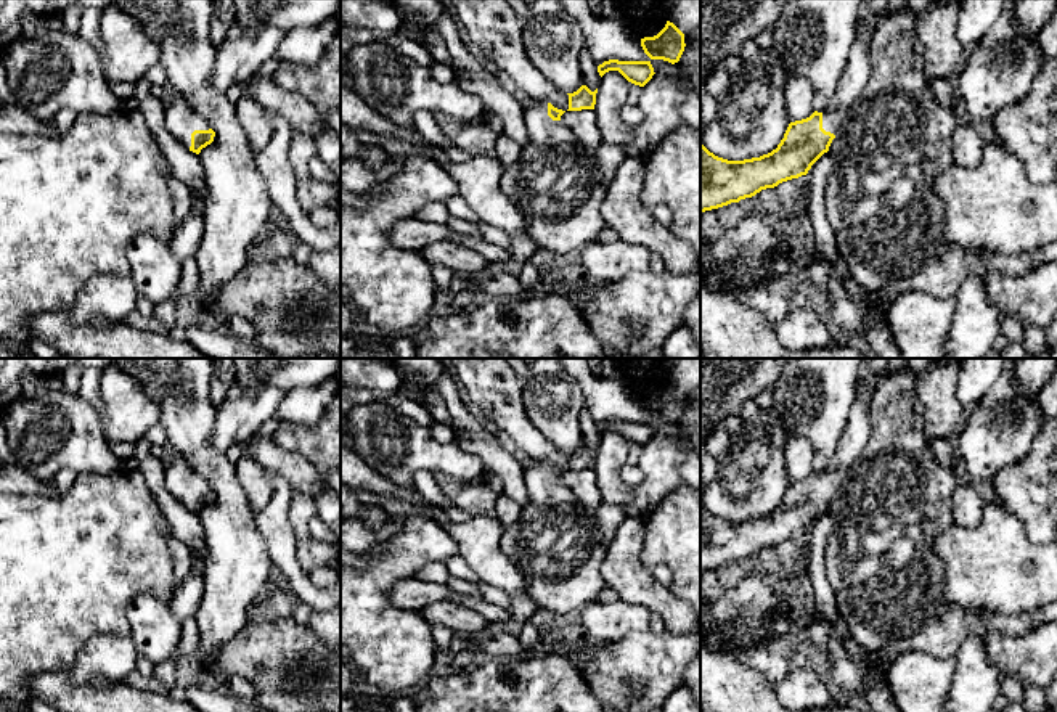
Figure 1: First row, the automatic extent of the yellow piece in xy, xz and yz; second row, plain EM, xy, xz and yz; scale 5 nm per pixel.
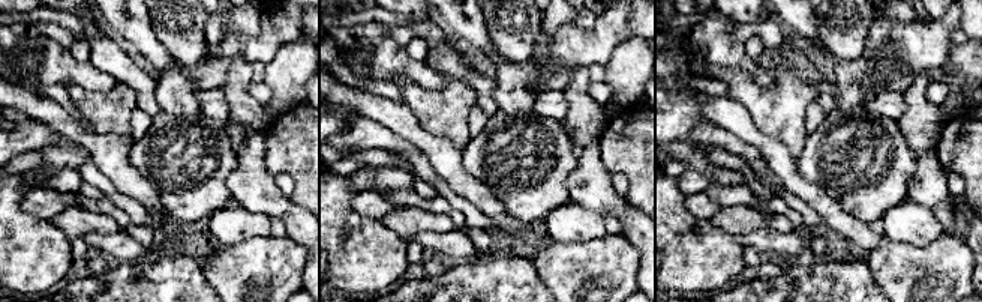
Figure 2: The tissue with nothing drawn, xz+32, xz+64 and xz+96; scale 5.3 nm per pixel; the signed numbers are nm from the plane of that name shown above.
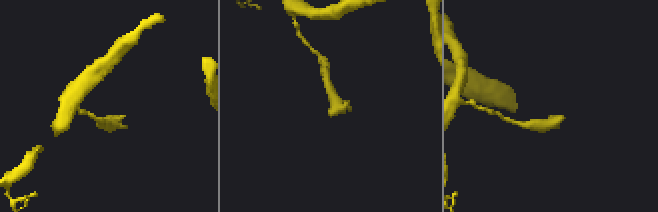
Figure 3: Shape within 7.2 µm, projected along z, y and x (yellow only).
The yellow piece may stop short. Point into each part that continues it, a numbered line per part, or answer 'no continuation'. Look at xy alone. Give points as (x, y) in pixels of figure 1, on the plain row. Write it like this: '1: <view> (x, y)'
1: xy (182, 479)

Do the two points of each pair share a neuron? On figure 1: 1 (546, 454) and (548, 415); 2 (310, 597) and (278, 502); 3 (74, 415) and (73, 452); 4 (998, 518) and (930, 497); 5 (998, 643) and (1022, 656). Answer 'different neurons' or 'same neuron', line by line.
1: different neurons
2: same neuron
3: same neuron
4: different neurons
5: same neuron

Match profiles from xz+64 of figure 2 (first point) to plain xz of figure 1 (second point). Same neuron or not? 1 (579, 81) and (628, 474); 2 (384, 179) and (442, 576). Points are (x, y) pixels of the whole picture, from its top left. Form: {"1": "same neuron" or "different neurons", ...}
{"1": "different neurons", "2": "same neuron"}

